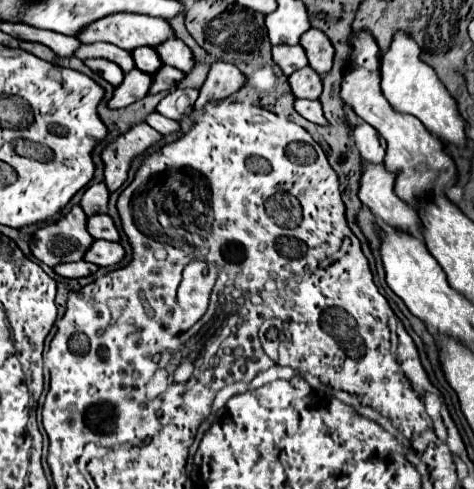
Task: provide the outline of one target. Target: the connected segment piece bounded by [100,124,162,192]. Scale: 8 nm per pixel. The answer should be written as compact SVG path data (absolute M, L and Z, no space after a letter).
M138 124L102 148L100 158L104 162L104 184L110 192L116 192L126 182L130 160L146 152L160 138L162 134L148 124Z

